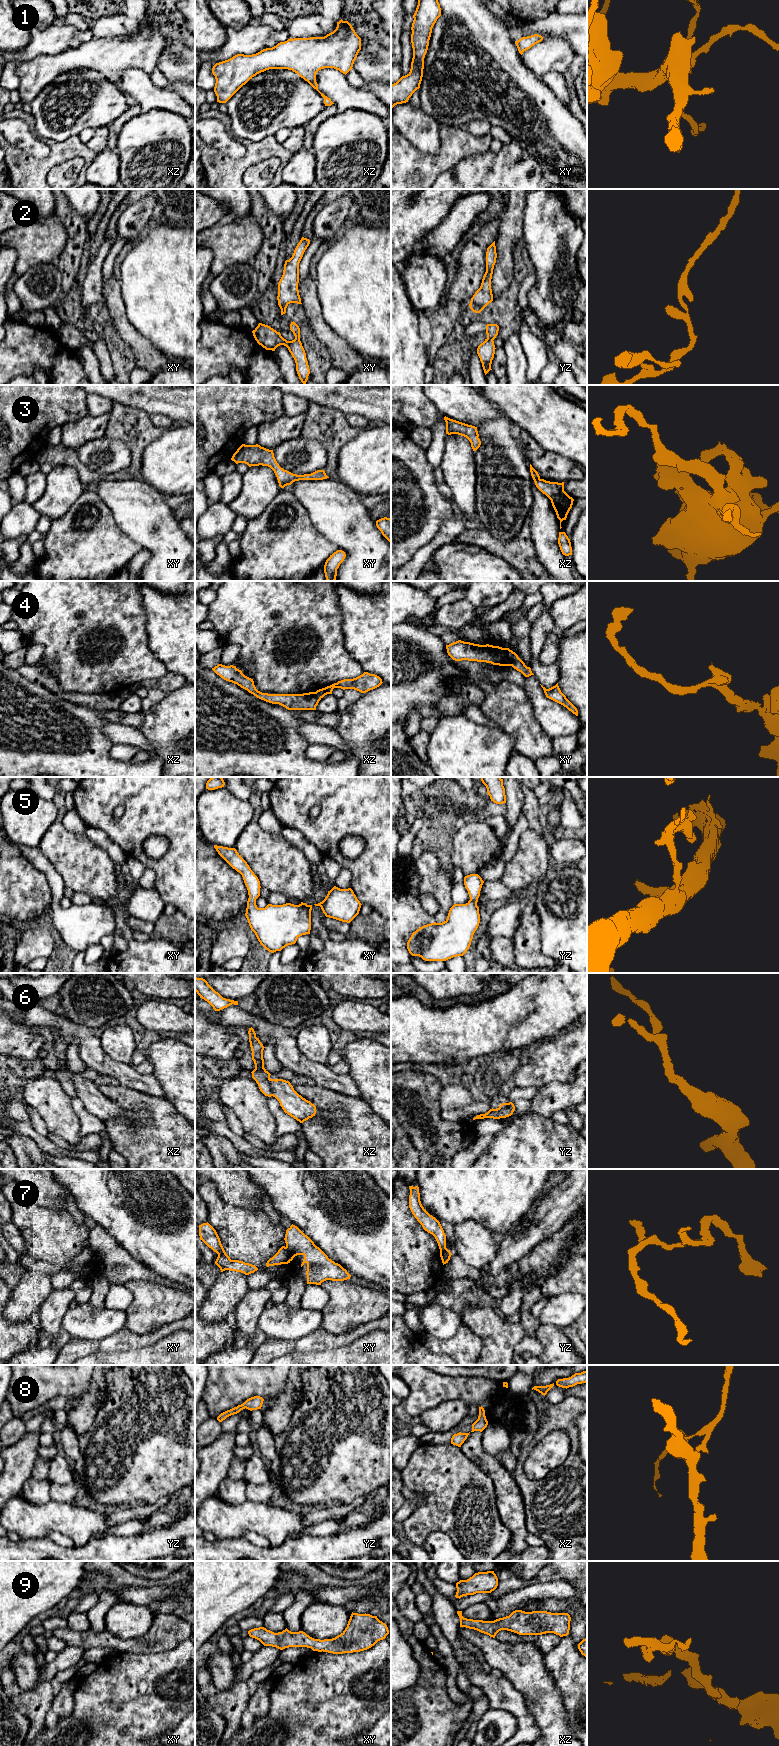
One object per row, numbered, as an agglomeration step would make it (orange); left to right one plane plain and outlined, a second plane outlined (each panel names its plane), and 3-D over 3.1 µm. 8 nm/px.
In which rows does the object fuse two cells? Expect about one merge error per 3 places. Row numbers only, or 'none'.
6, 7

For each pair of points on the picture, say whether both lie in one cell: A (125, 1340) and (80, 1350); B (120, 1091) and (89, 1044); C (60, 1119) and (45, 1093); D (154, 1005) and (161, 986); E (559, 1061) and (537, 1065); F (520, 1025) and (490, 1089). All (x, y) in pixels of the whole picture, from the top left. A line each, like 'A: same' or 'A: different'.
A: same
B: different
C: same
D: different
E: same
F: different

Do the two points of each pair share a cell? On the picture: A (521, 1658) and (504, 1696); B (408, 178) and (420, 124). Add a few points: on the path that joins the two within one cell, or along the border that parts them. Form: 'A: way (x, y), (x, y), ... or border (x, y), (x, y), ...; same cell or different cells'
A: border (504, 1675), (524, 1700); different cells
B: border (401, 133), (422, 152), (434, 154), (438, 151); different cells

